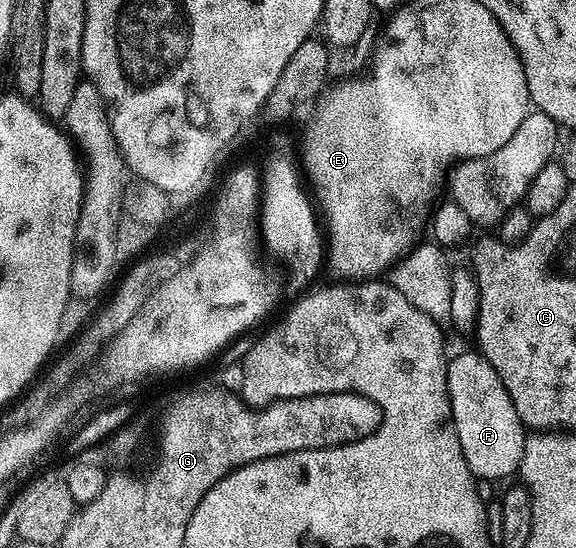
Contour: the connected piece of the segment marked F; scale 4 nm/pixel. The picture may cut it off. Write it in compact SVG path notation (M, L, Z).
M471 351L448 360L448 401L452 407L452 421L473 476L501 482L507 476L515 477L519 473L526 429L494 366L490 366L479 351Z

